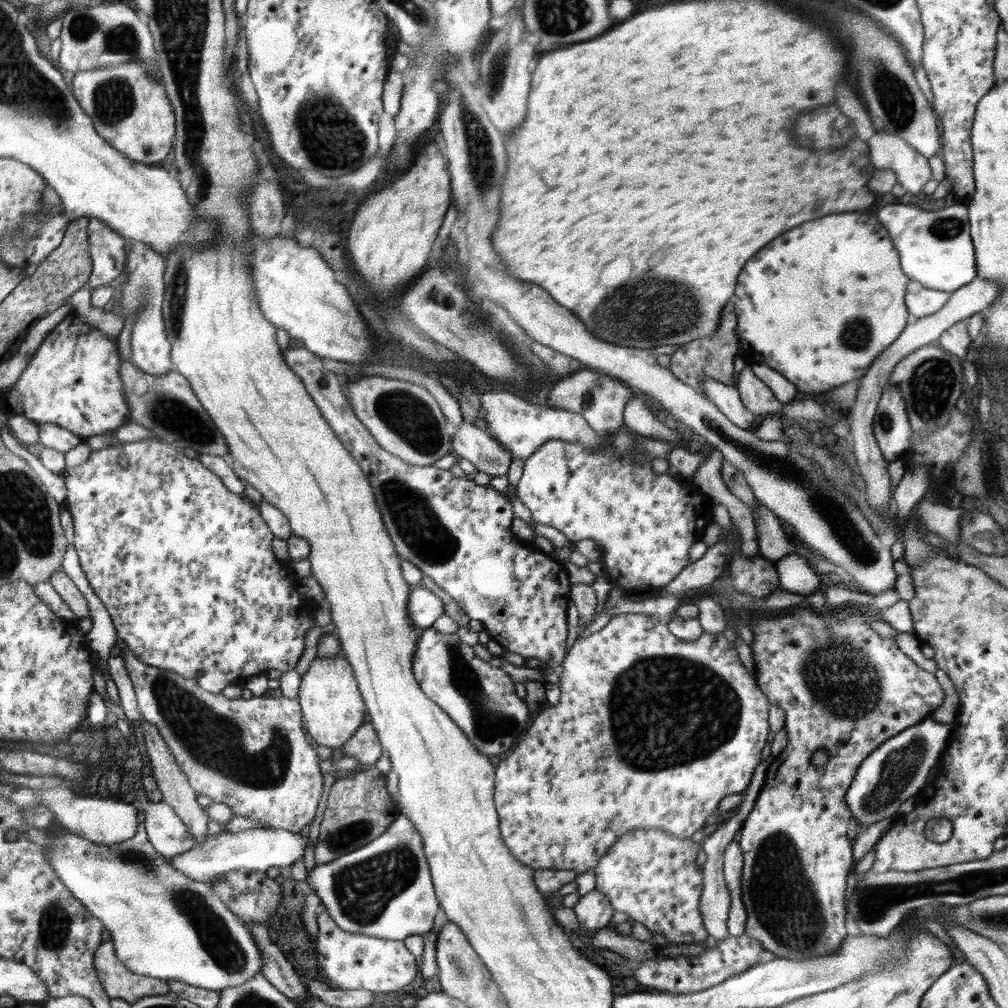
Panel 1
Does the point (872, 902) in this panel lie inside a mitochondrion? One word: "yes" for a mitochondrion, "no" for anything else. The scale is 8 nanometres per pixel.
yes

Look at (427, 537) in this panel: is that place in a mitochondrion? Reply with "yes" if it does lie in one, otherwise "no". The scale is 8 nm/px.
yes

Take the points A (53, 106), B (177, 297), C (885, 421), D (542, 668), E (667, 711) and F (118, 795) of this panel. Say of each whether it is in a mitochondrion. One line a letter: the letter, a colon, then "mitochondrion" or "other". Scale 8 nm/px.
A: mitochondrion
B: mitochondrion
C: mitochondrion
D: other
E: mitochondrion
F: other

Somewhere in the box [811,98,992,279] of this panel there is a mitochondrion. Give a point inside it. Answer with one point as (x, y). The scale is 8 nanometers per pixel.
(946, 229)

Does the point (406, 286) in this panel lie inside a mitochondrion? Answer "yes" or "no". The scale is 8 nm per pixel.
no

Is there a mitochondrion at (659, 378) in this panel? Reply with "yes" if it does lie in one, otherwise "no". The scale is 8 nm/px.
no

